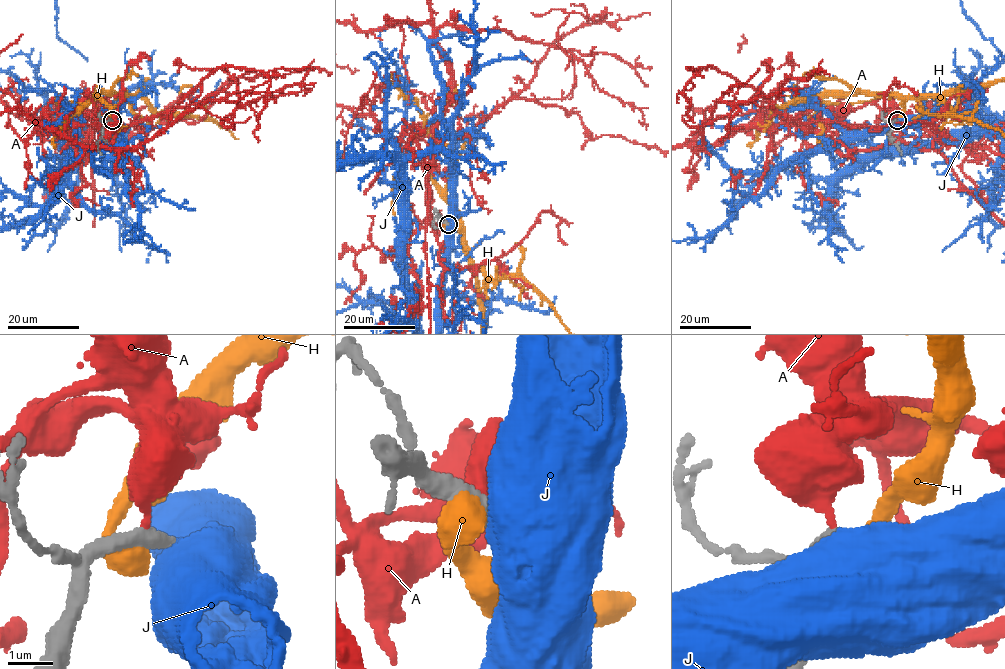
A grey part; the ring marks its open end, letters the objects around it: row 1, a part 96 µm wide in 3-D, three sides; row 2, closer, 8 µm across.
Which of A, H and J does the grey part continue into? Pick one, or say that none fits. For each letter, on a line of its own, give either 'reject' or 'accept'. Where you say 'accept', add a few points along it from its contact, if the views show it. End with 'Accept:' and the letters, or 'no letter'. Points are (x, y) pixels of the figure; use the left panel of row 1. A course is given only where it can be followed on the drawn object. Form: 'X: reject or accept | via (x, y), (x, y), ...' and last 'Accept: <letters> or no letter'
A: reject
H: reject
J: accept
Accept: J

